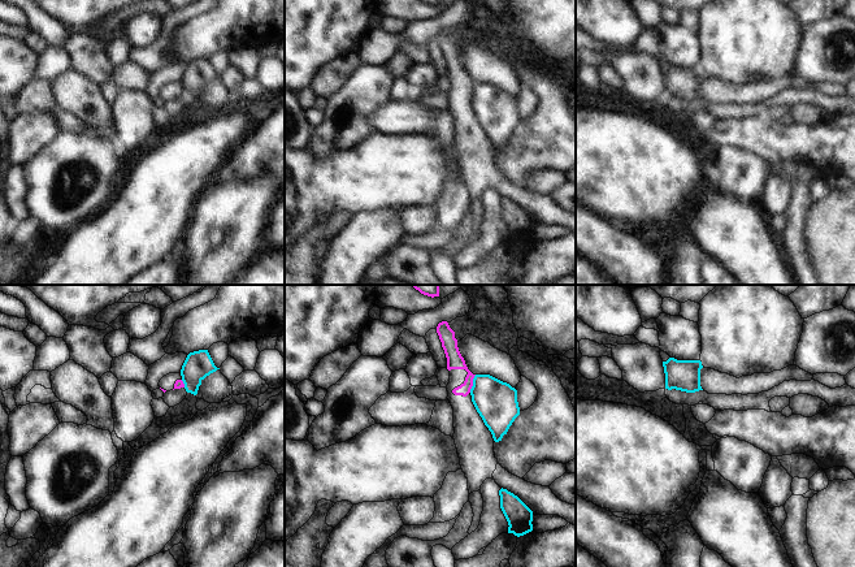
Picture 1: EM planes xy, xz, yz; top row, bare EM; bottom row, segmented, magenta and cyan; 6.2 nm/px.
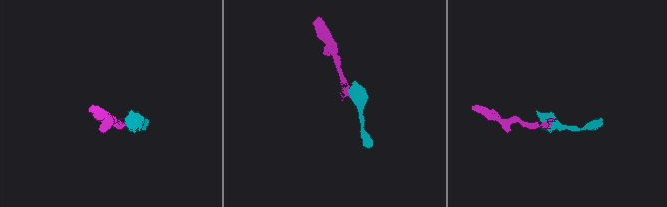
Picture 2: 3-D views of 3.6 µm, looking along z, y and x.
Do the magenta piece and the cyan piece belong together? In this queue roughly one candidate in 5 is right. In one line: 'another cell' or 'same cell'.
another cell

